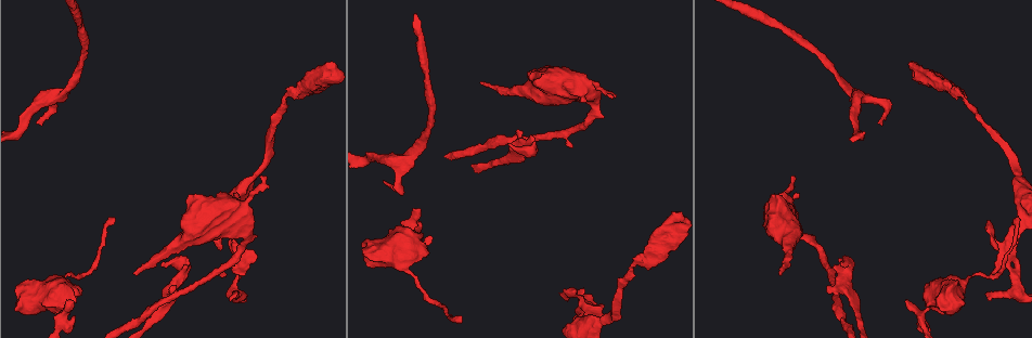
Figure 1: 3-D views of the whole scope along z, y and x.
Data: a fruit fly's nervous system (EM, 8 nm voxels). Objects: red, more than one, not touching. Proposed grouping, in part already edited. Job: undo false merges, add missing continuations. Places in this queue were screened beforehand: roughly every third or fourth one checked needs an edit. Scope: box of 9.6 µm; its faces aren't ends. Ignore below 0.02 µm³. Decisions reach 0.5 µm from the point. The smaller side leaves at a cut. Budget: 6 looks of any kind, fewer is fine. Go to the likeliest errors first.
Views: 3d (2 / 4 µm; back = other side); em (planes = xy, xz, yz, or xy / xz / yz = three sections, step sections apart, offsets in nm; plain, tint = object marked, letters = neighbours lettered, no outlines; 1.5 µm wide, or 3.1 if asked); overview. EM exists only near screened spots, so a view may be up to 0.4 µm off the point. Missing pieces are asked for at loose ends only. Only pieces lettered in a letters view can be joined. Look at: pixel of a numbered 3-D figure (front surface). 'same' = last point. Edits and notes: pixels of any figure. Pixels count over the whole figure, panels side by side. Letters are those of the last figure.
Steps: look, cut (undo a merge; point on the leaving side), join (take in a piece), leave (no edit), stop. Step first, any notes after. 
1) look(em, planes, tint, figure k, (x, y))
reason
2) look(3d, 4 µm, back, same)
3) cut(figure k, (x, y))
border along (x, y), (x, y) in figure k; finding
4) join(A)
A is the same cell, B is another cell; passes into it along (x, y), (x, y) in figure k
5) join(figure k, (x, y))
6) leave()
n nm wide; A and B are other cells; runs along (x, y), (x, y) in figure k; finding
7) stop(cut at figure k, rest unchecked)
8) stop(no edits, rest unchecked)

look(3d, 2 µm, figure 1, (674, 228))

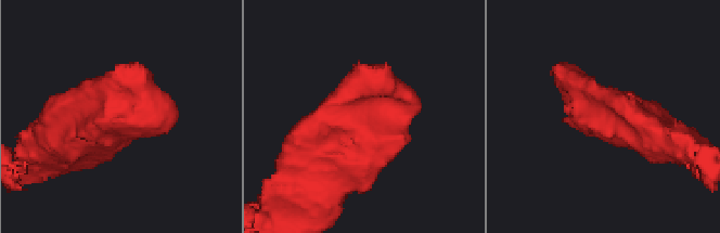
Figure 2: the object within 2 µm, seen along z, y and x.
look(em, planes, tint, figure 2, (607, 115))

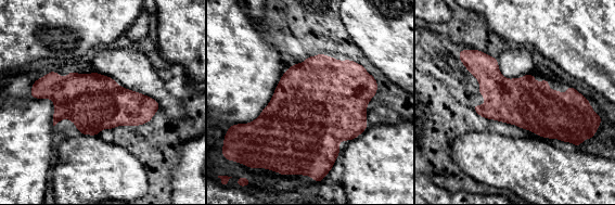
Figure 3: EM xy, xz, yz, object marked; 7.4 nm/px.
look(em, planes, letters, same)
see the neighbours

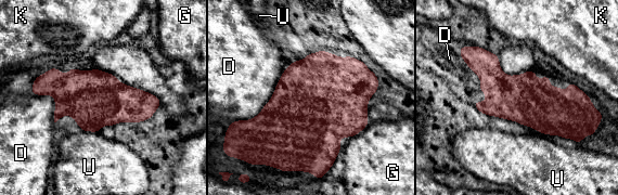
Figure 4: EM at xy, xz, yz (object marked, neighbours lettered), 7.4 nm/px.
leave()
D touches over 500 nm; D, G, K and U are other cells; border along (284, 70), (264, 107), (240, 120) in figure 4; one cell here

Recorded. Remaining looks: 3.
look(em, yz, step 4, tint, figure 1, (413, 209))
an open end

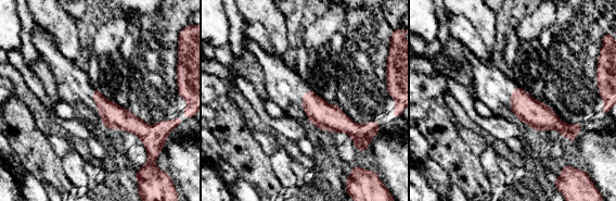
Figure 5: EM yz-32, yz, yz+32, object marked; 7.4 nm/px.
look(em, yz, step 4, letters, same)
what lies round it

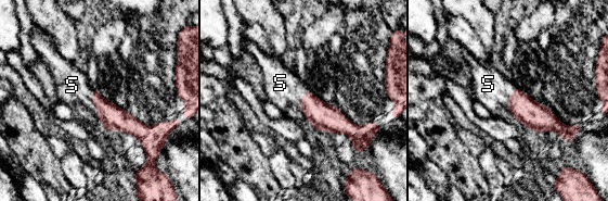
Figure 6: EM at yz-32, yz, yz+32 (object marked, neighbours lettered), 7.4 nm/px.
join(S)
S is the same cell; it goes on there

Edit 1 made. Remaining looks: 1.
stop(join at figure 6, rest unchecked)

